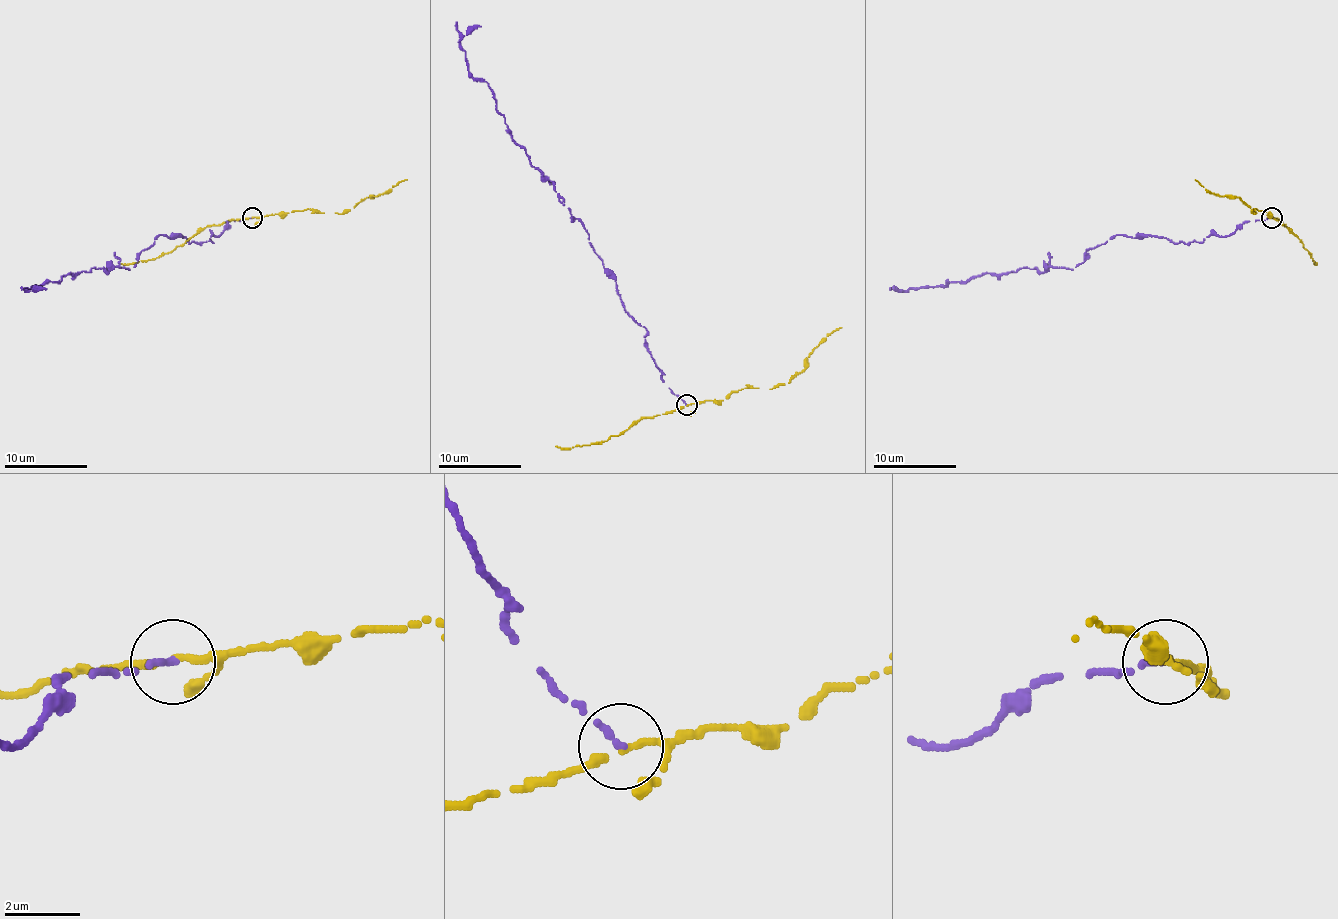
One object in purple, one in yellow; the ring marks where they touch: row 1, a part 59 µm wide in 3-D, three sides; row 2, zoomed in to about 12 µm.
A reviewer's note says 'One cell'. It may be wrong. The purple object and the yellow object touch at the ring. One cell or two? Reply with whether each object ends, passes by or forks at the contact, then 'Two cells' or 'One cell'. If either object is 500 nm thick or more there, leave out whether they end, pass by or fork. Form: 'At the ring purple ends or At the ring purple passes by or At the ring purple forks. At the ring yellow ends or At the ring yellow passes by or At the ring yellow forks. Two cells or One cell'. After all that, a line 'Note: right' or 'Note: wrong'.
At the ring purple ends. At the ring yellow passes by. Two cells
Note: wrong

